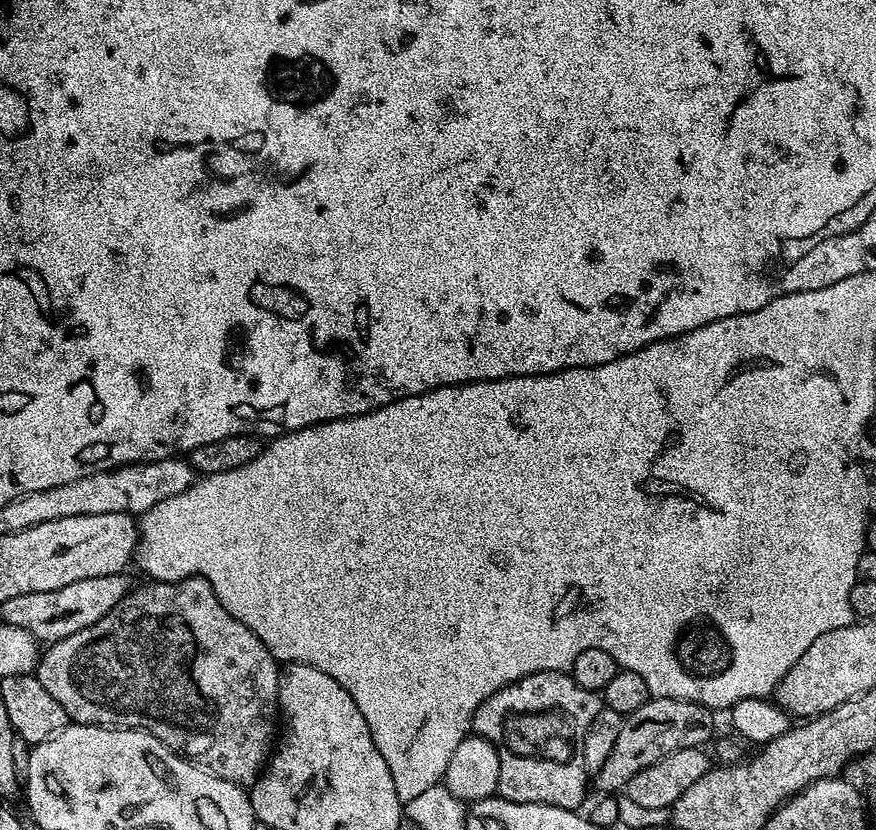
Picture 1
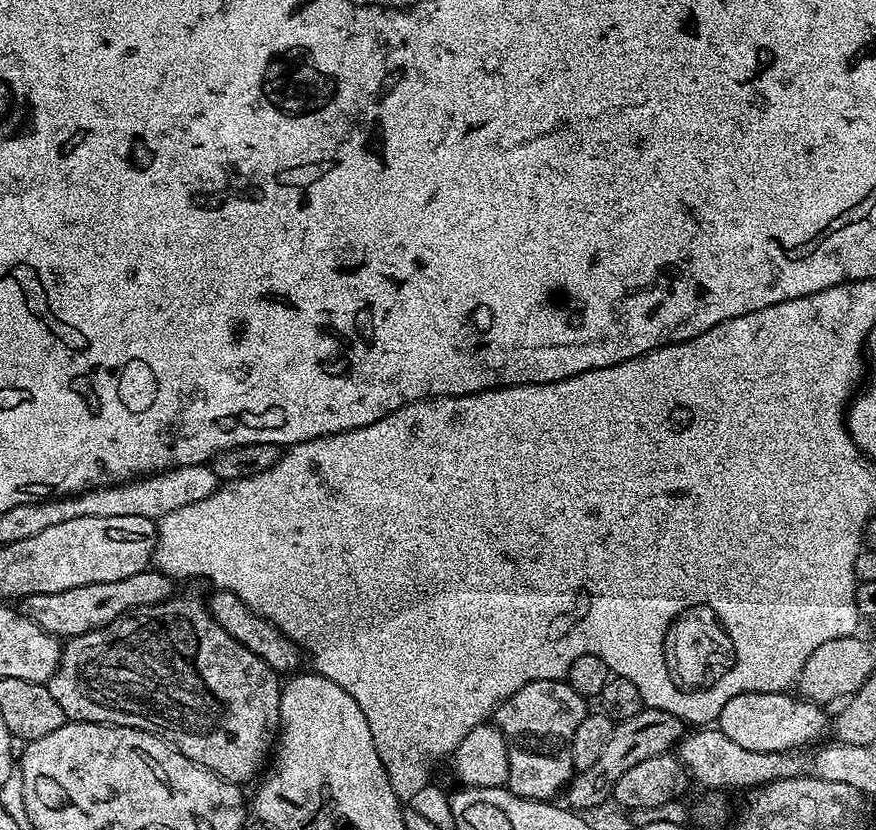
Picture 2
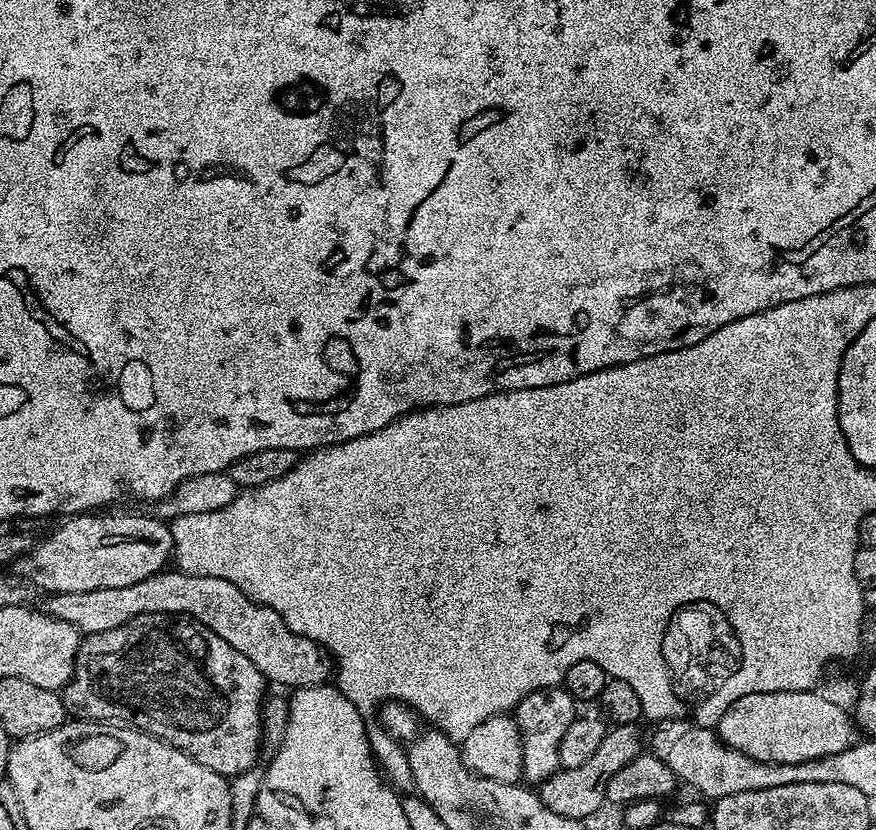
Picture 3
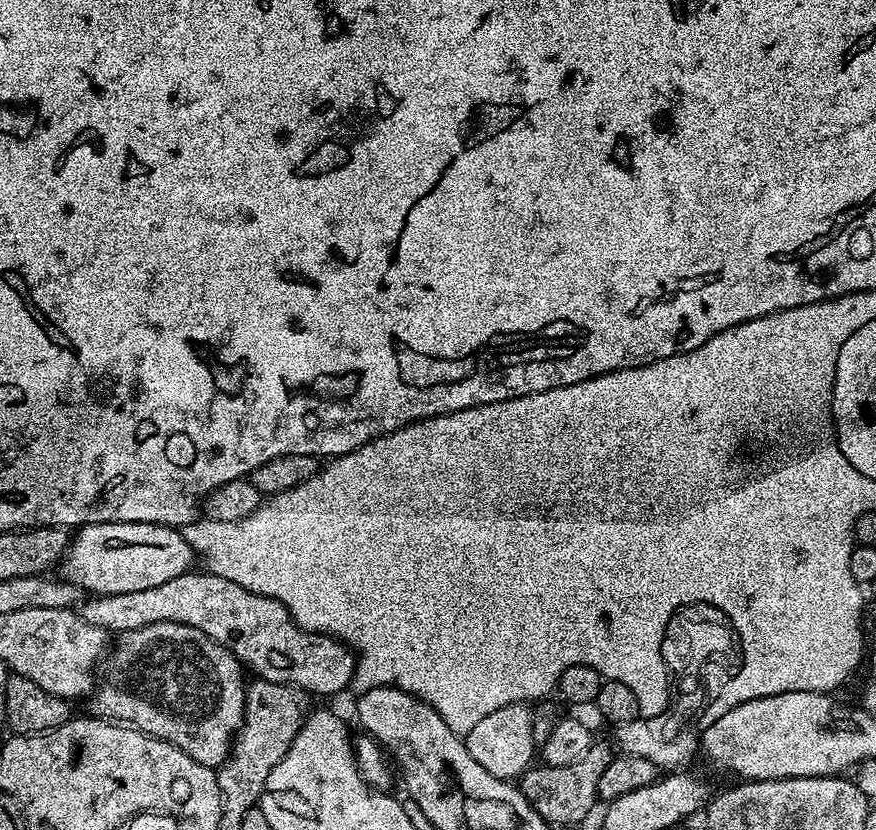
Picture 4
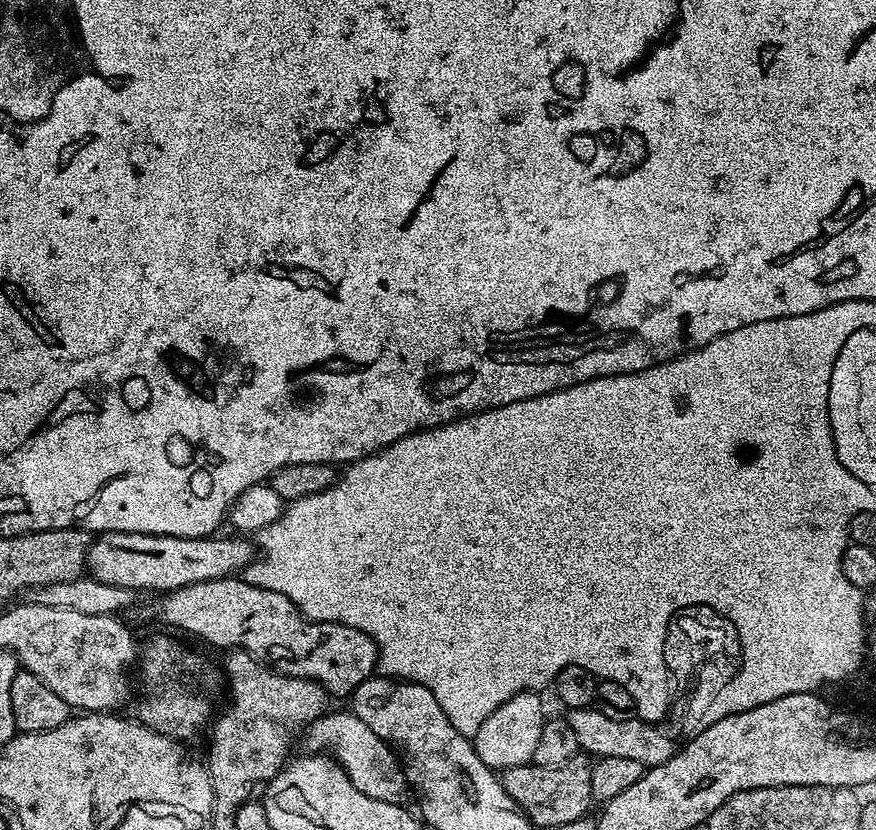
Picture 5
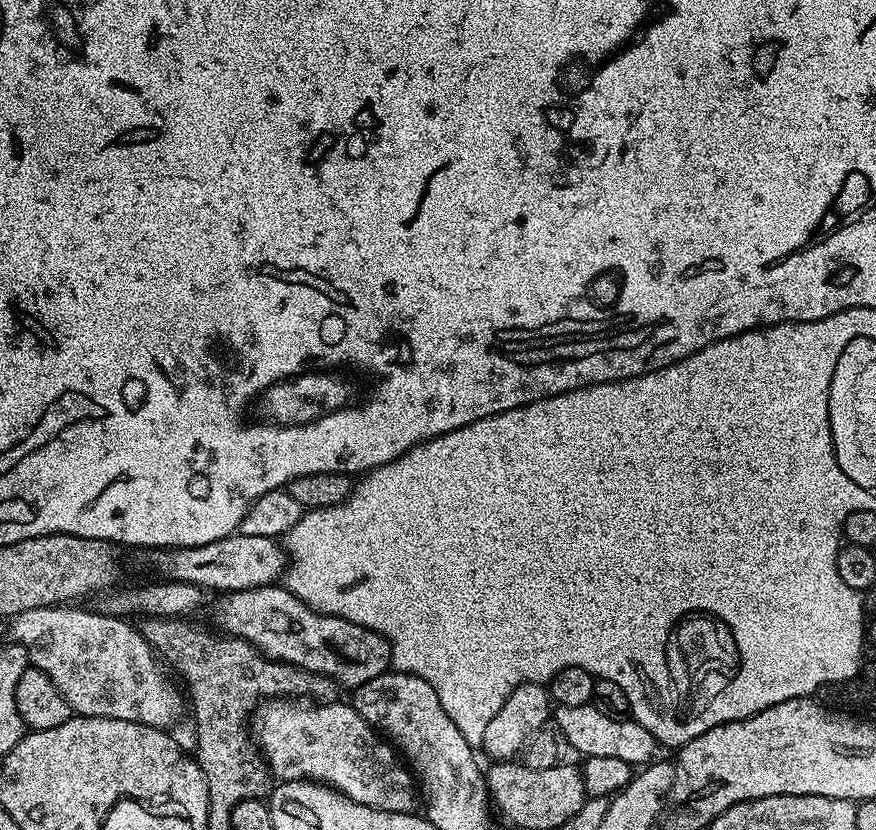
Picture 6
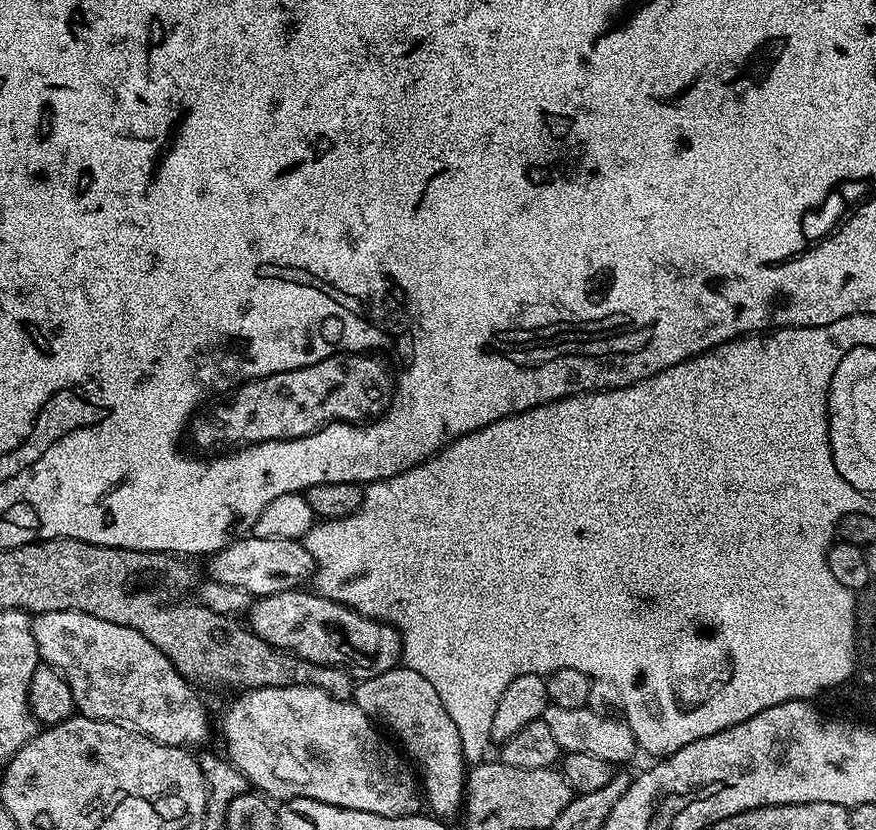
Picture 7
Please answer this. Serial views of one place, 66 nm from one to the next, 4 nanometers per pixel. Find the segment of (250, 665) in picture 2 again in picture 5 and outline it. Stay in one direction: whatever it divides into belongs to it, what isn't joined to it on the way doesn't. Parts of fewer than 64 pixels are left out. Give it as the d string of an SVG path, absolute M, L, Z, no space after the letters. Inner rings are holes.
M156 636L153 640L143 641L138 652L138 668L140 664L140 680L148 691L148 700L144 700L136 708L135 719L148 728L153 728L158 734L168 736L177 742L189 742L200 731L207 729L213 723L214 713L217 711L216 699L221 699L222 689L226 680L221 669L216 668L200 652L187 648L180 640L172 636Z

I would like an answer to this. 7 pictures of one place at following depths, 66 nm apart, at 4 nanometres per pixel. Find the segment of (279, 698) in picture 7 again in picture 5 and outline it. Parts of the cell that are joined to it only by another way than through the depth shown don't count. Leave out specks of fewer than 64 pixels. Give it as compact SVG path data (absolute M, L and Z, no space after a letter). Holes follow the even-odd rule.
M348 710L334 712L321 716L307 726L306 737L308 736L308 744L312 747L309 749L327 750L331 758L344 768L350 782L367 798L378 799L379 802L401 803L403 796L409 795L410 785L404 777L397 753L386 741L378 738L378 734L374 734L374 730L370 730L370 726L362 722L362 718Z

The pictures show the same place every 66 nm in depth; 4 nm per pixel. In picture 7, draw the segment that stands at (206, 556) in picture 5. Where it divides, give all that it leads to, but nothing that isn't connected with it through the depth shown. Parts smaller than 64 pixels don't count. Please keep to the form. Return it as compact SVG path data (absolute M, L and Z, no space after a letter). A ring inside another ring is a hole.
M245 534L222 550L212 553L207 564L207 575L211 579L226 582L226 586L238 586L249 592L253 598L299 589L303 585L300 583L307 576L309 579L314 572L312 555L301 541L258 538L251 534Z

